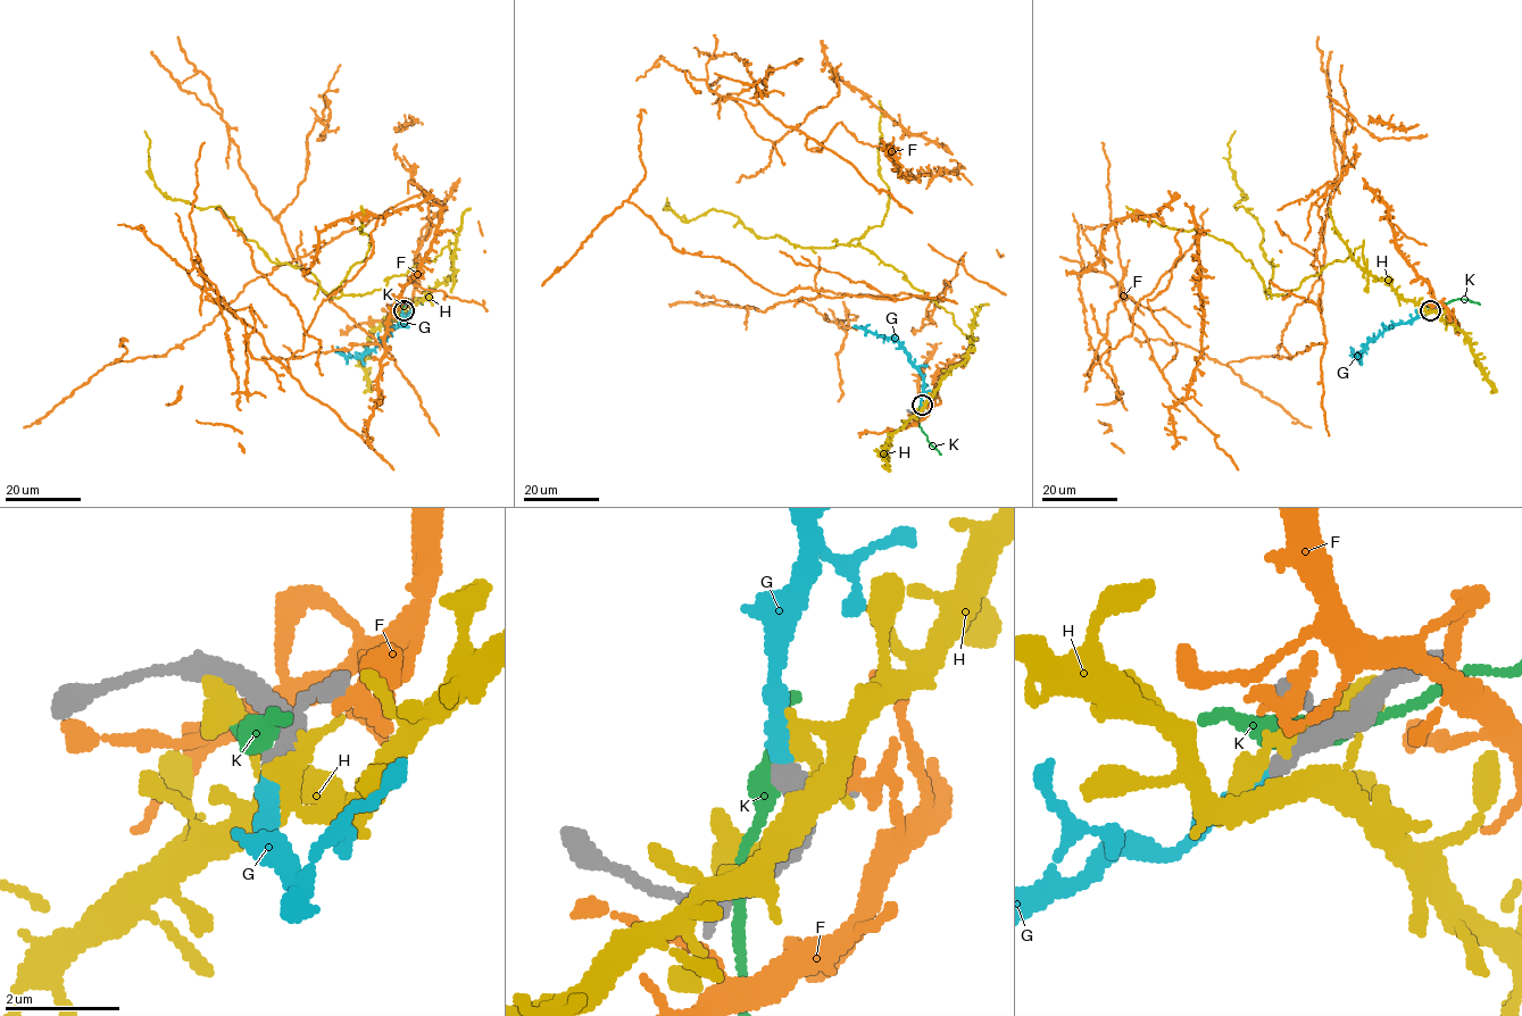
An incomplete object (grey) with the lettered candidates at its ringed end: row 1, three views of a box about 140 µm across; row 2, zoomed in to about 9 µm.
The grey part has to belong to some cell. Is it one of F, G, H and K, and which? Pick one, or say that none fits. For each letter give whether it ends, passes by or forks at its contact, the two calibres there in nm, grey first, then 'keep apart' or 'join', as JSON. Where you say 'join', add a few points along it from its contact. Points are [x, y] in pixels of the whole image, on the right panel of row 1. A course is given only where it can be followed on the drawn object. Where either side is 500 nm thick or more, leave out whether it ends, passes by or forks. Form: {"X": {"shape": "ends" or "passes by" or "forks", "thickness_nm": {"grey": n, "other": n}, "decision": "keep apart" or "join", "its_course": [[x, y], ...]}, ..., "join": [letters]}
{"F": {"shape": "passes by", "thickness_nm": {"grey": 320, "other": 200}, "decision": "keep apart"}, "G": {"shape": "ends", "thickness_nm": {"grey": 400, "other": 340}, "decision": "join"}, "H": {"shape": "ends", "thickness_nm": {"grey": 320, "other": 280}, "decision": "keep apart"}, "K": {"shape": "passes by", "thickness_nm": {"grey": 360, "other": 360}, "decision": "keep apart"}, "join": ["G"]}

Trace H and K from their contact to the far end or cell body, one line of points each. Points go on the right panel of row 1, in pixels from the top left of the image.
H: (1431, 309), (1371, 276), (1362, 247), (1271, 298), (1263, 230), (1234, 207), (1247, 196), (1228, 159), (1236, 131)
K: (1431, 309), (1461, 299), (1480, 305)

